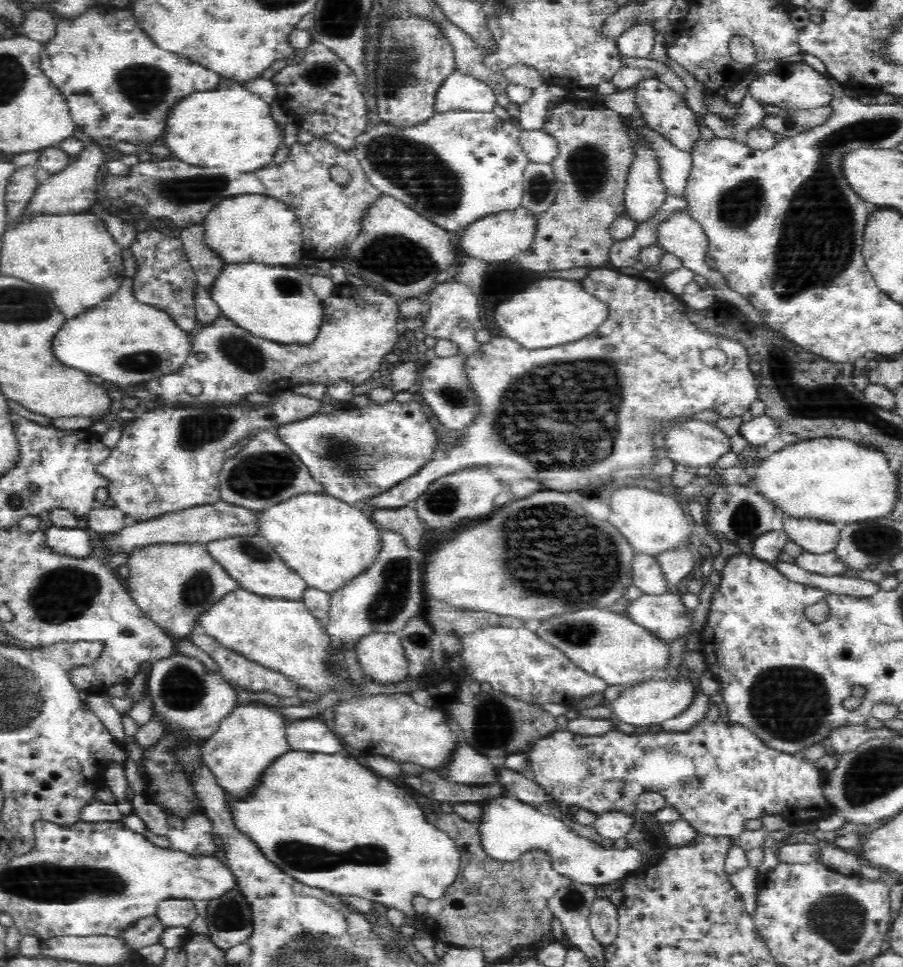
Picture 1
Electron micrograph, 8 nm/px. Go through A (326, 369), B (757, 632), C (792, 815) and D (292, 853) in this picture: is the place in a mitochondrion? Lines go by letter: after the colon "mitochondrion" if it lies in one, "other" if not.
A: other
B: other
C: other
D: mitochondrion

